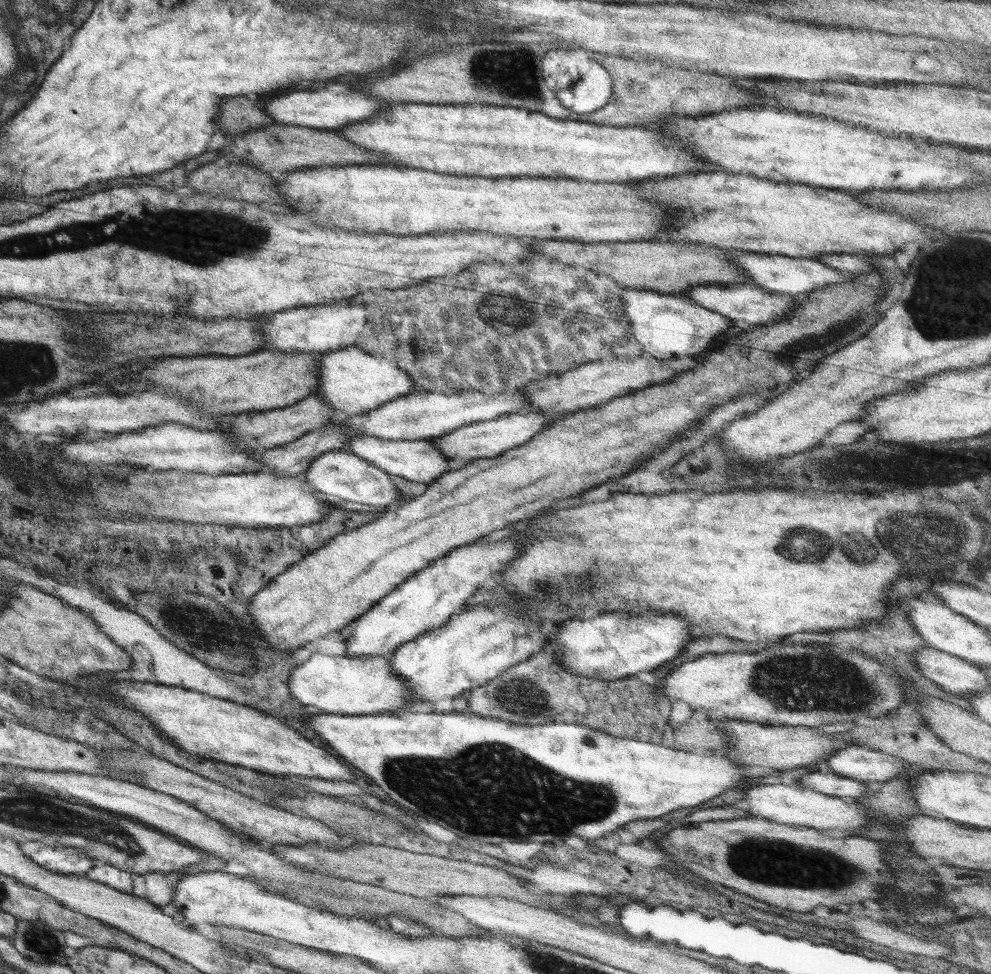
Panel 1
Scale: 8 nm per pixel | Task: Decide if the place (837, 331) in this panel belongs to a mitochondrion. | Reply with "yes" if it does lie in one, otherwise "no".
yes

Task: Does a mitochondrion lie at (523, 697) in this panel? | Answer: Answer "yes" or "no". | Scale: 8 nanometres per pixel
yes

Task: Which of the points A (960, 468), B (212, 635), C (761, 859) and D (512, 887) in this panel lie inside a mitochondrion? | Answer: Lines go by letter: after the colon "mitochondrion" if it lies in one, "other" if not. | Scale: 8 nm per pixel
A: other
B: mitochondrion
C: mitochondrion
D: other

